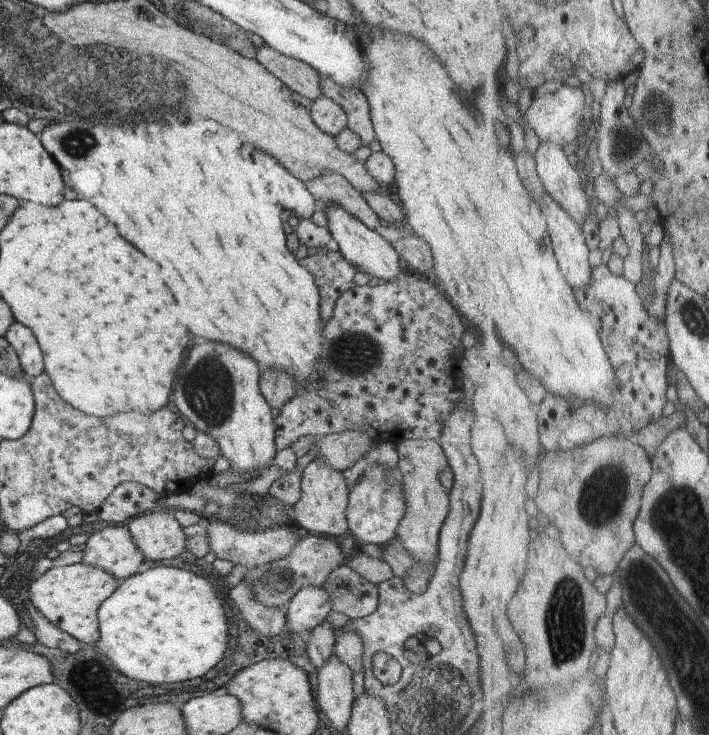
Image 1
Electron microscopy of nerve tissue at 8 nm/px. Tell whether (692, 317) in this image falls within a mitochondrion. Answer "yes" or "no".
yes

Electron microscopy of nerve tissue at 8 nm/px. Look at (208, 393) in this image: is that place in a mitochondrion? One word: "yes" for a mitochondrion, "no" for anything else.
yes

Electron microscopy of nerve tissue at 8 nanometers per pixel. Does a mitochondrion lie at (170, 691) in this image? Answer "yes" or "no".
no

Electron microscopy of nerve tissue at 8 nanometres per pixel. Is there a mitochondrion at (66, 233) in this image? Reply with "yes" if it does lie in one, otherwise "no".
no

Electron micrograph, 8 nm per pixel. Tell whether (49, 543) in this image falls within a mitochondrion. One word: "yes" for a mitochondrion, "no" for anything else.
no

